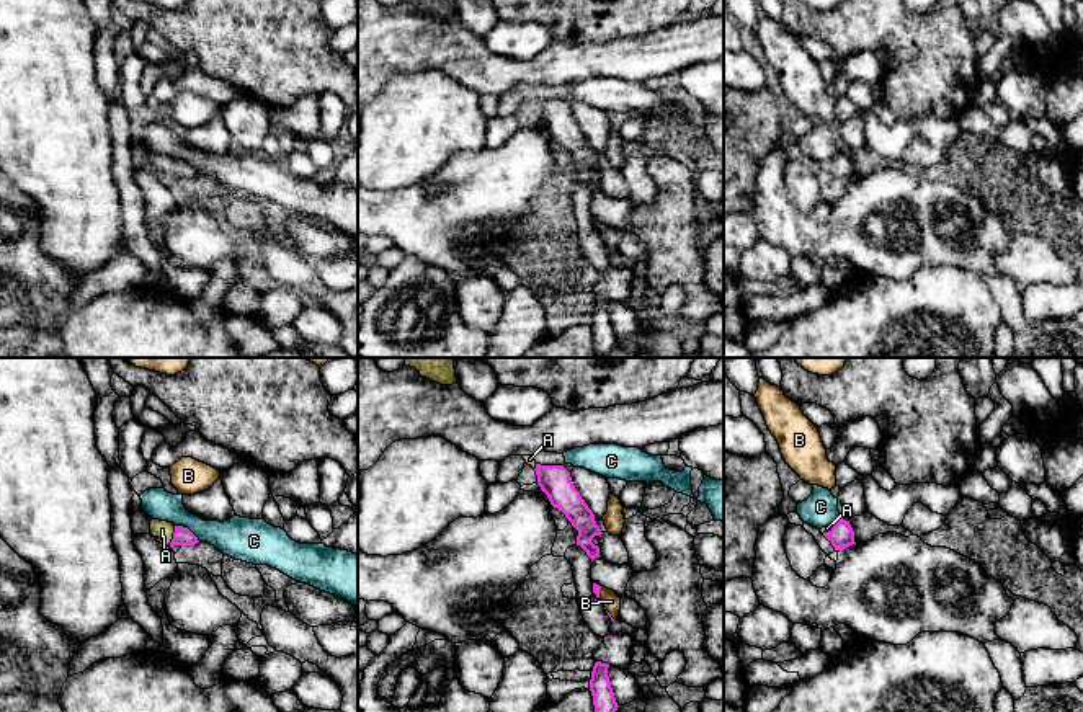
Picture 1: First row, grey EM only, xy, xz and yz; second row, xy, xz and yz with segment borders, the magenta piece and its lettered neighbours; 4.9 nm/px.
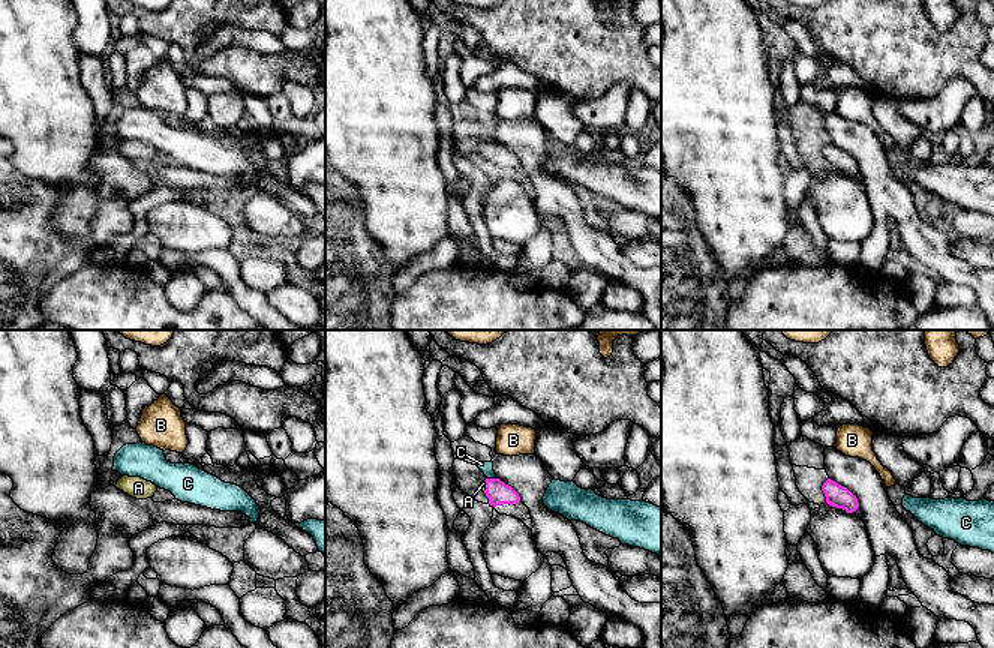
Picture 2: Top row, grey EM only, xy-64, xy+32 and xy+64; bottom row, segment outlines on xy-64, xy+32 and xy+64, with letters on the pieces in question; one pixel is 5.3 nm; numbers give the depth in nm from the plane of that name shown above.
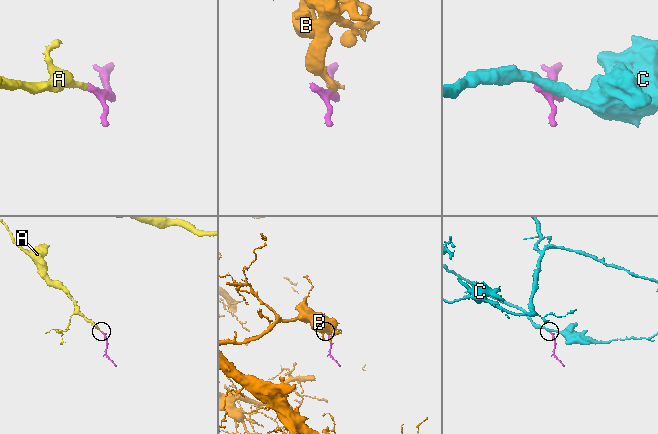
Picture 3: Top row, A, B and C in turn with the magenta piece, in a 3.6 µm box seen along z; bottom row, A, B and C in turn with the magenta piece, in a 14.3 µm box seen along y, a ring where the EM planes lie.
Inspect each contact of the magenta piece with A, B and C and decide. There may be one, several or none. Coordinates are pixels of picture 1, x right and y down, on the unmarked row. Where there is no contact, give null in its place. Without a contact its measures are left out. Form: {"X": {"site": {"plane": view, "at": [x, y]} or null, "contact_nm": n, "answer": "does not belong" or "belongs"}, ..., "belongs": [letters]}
{"A": {"site": {"plane": "xy", "at": [173, 170]}, "contact_nm": 100, "answer": "belongs"}, "B": {"site": {"plane": "xz", "at": [600, 222]}, "contact_nm": 90, "answer": "does not belong"}, "C": {"site": {"plane": "xy", "at": [188, 164]}, "contact_nm": 150, "answer": "does not belong"}, "belongs": ["A"]}

